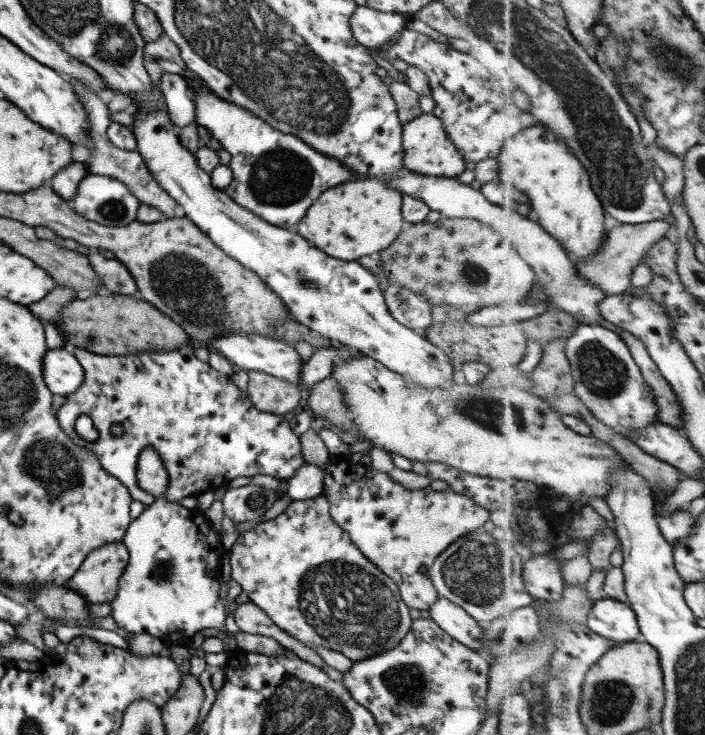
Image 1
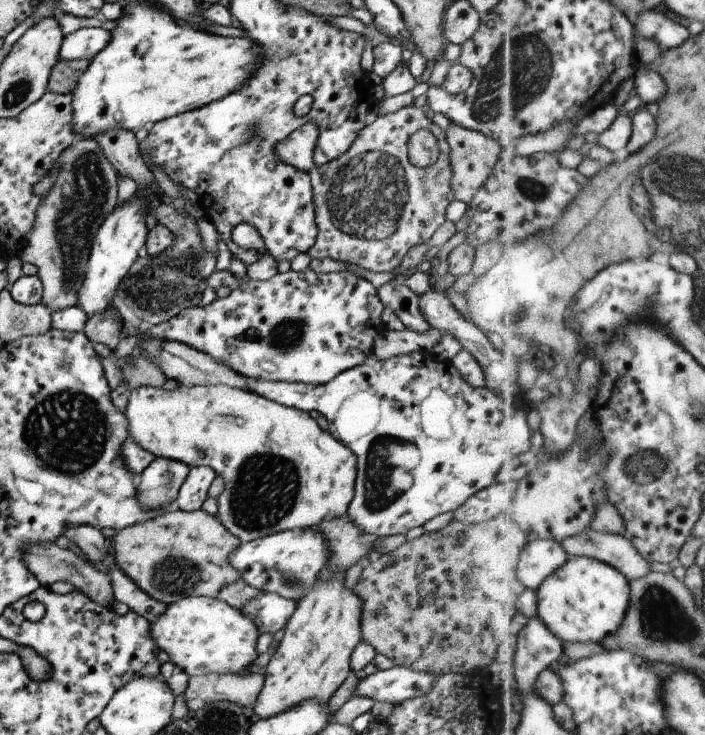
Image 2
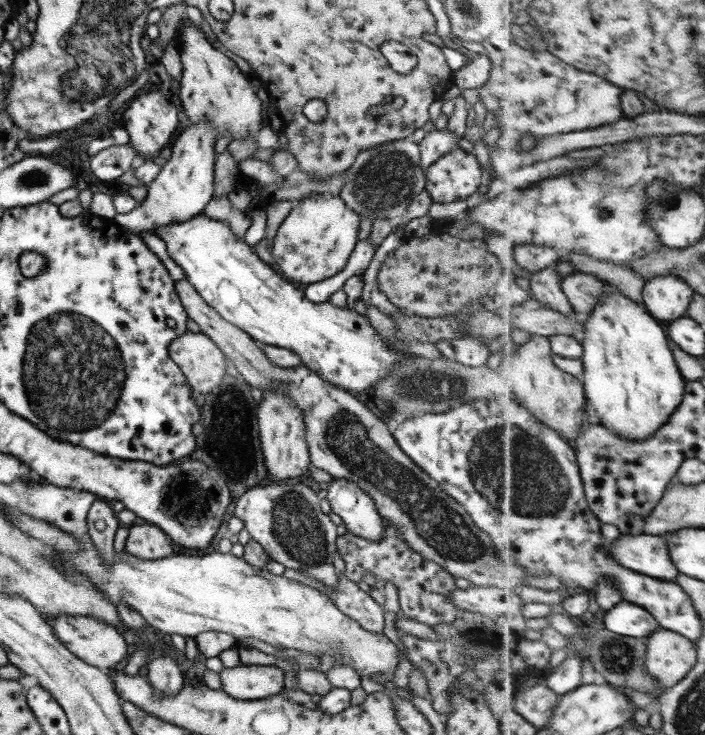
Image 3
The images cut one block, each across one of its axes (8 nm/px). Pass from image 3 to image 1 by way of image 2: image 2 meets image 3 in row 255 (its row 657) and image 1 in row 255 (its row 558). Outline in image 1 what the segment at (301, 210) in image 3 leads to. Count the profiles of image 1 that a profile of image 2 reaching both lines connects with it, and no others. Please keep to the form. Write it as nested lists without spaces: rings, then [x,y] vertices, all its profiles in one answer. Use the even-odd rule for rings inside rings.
[[[374,178],[372,180],[351,180],[320,194],[312,206],[308,207],[305,217],[296,224],[294,231],[309,240],[316,248],[323,250],[324,254],[345,261],[356,261],[360,256],[374,255],[387,249],[396,240],[406,225],[401,213],[402,201],[403,196],[400,193],[390,189],[380,180]]]

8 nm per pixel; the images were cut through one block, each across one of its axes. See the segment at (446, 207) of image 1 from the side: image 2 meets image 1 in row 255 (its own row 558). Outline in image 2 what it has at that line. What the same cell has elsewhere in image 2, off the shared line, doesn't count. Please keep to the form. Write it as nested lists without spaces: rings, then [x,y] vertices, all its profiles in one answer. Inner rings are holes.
[[[538,539],[531,541],[520,562],[520,580],[528,589],[538,590],[556,570],[571,559],[561,541]]]

